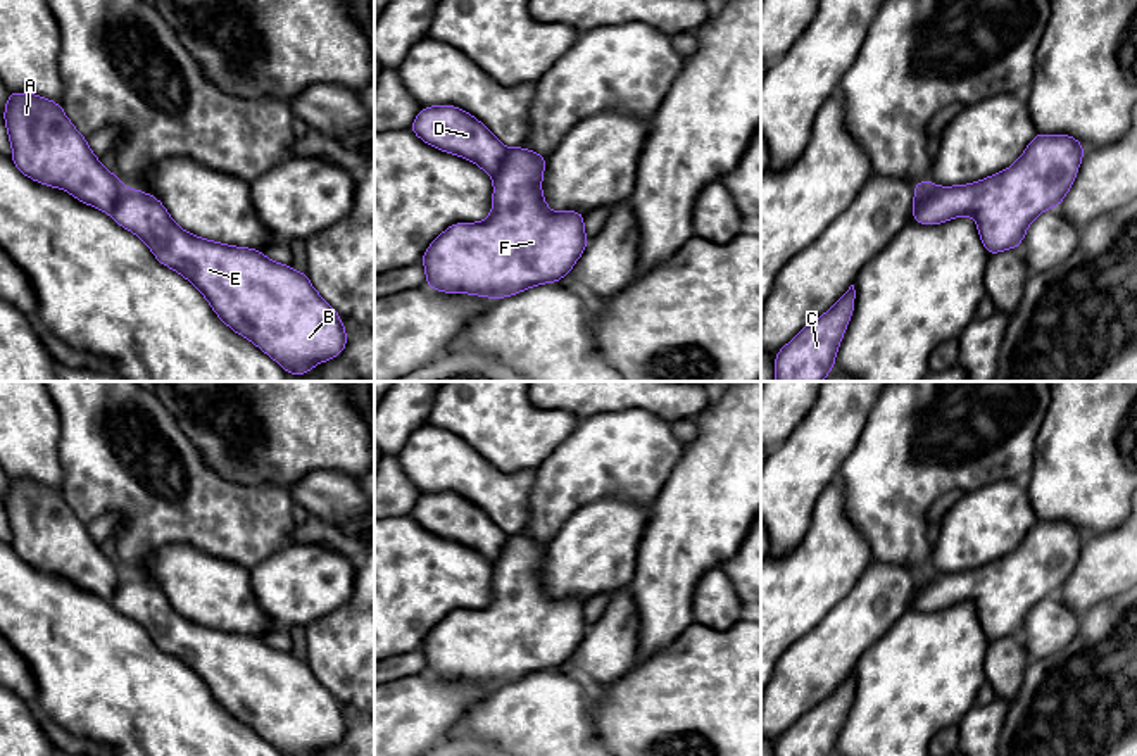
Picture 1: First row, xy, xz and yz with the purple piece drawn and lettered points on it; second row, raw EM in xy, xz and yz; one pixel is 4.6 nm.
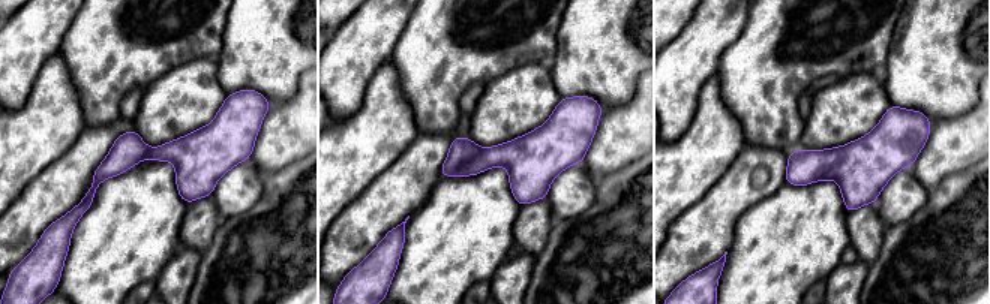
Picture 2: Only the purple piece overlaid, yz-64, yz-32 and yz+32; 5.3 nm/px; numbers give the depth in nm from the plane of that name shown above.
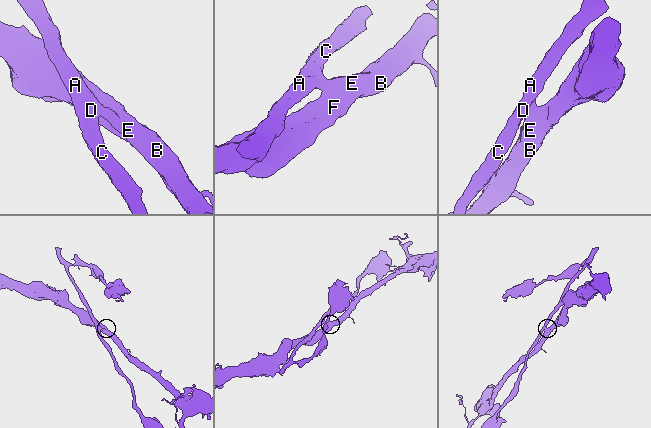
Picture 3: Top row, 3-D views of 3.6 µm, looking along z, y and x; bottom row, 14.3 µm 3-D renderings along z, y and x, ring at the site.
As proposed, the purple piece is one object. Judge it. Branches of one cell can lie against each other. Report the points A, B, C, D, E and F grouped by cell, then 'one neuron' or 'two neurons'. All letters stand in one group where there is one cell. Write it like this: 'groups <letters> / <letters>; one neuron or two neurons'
groups A C D / B E F; two neurons

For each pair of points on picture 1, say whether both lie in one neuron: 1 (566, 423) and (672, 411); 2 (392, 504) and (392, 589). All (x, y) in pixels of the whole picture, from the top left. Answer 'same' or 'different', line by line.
1: different
2: different

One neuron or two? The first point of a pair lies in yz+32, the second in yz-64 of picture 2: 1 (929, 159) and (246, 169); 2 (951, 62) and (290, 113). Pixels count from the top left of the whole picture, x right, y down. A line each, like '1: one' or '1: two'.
1: two
2: two

